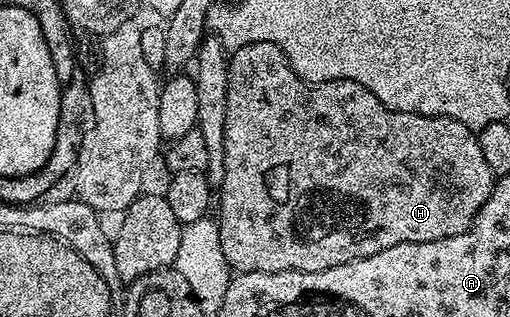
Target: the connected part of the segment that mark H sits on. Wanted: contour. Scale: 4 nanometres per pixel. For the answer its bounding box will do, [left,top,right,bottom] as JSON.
[218,42,494,274]

